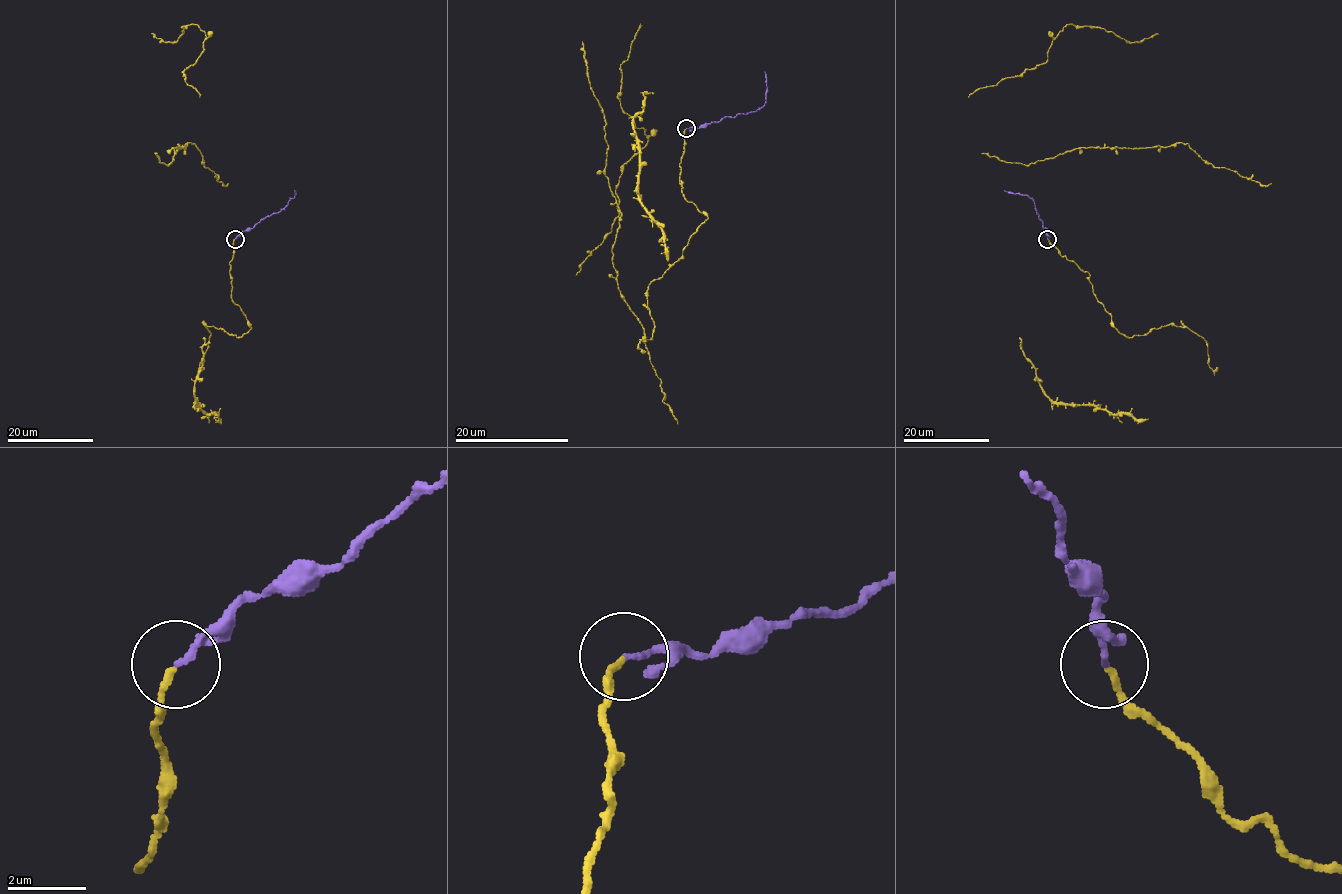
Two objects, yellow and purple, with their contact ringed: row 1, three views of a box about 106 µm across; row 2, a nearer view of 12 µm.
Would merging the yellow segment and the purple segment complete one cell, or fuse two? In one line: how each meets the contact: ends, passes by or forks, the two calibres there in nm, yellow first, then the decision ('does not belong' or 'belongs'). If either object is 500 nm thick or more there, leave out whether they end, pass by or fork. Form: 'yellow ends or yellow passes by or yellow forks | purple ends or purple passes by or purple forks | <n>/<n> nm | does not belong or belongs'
yellow ends | purple ends | 160/140 nm | belongs

